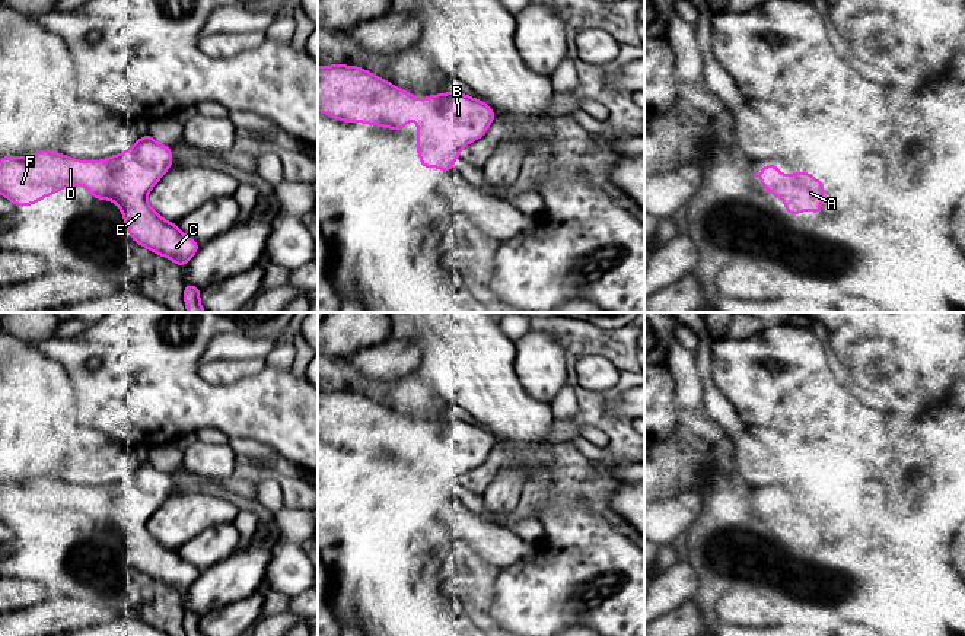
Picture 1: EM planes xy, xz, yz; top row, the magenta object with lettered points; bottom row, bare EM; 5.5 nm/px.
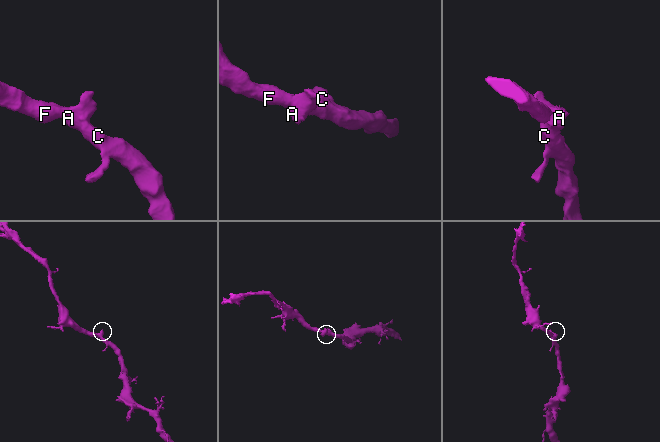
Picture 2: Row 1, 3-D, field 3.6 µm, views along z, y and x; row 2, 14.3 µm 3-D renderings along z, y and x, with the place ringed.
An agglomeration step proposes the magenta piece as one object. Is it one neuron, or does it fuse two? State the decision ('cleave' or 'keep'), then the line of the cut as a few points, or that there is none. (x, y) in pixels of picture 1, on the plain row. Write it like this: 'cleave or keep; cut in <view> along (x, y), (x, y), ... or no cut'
keep; no cut

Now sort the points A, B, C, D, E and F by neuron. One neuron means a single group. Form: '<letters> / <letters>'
A B C D E F

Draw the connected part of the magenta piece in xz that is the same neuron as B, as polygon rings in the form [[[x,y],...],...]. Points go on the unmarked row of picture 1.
[[[318,392],[318,438],[340,448],[366,449],[389,457],[405,455],[414,443],[418,452],[415,474],[423,496],[434,492],[440,497],[452,499],[459,478],[481,465],[496,446],[493,435],[465,420],[453,417],[443,422],[430,420],[418,429],[415,424],[415,420],[408,420],[357,392]]]

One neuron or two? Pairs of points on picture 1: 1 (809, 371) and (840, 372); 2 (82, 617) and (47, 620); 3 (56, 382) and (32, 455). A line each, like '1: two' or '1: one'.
1: two
2: one
3: one

